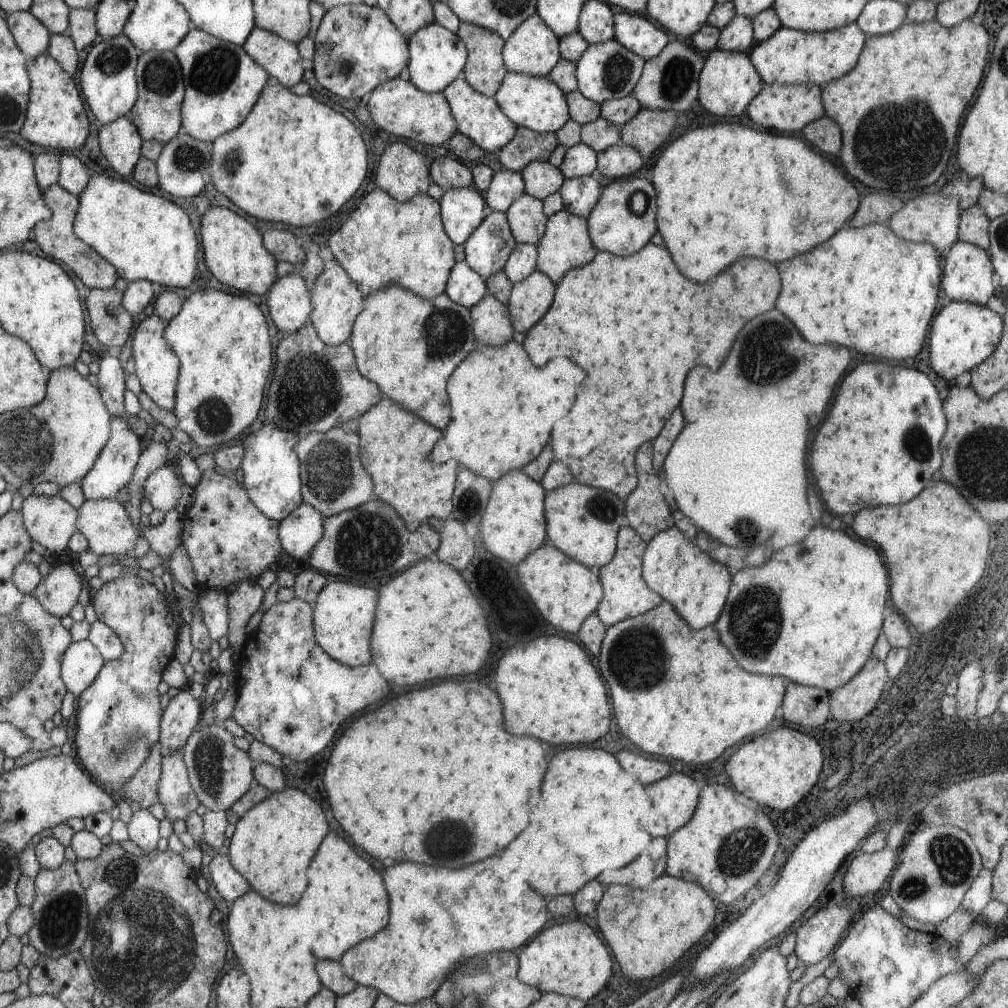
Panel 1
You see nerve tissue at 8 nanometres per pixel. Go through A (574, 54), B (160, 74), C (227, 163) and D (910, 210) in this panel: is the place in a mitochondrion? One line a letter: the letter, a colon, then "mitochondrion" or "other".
A: other
B: mitochondrion
C: mitochondrion
D: other

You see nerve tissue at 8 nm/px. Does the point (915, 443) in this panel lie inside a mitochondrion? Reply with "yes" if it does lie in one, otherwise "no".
yes

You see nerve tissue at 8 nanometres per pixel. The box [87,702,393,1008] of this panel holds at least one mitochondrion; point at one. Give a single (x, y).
(142, 941)

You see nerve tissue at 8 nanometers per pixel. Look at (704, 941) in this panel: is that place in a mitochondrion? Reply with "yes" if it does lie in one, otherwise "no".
no

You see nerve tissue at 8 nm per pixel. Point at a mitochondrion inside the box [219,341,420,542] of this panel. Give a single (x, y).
(309, 388)

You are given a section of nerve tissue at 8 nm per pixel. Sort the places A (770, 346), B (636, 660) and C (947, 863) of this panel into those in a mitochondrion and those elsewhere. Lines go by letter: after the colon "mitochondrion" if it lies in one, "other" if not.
A: mitochondrion
B: mitochondrion
C: mitochondrion

